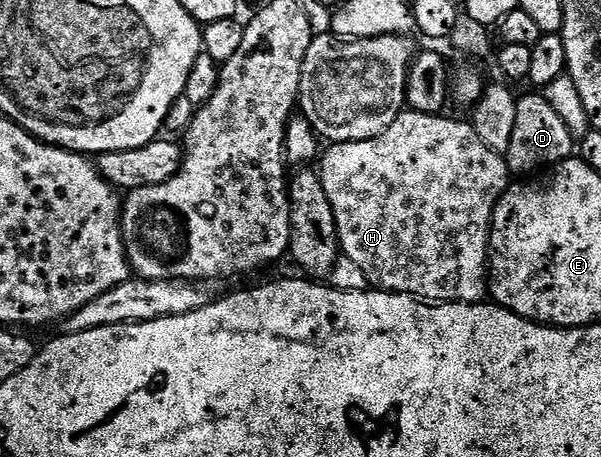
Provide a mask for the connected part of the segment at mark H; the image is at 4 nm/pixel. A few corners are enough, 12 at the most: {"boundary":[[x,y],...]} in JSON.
{"boundary":[[411,109],[321,156],[370,285],[488,295],[512,185],[469,122]]}

